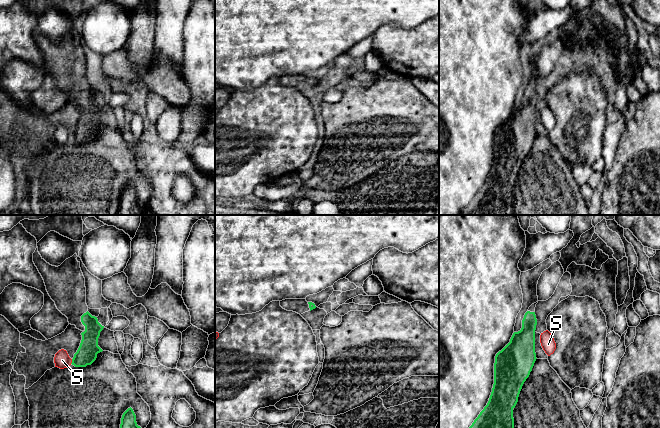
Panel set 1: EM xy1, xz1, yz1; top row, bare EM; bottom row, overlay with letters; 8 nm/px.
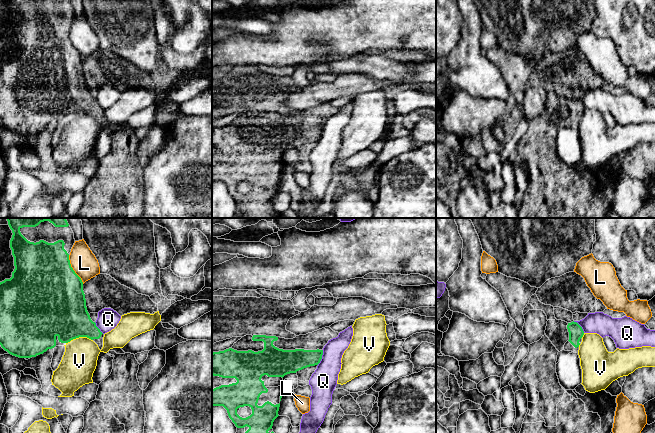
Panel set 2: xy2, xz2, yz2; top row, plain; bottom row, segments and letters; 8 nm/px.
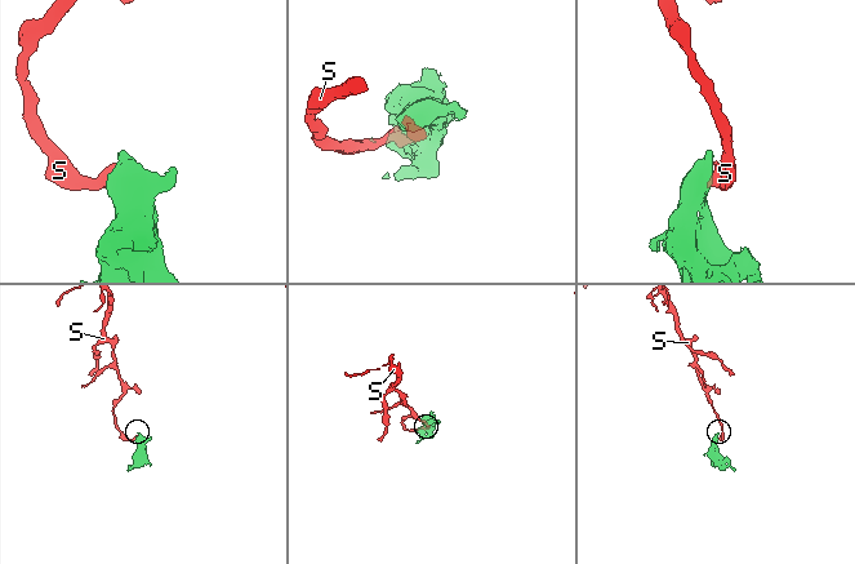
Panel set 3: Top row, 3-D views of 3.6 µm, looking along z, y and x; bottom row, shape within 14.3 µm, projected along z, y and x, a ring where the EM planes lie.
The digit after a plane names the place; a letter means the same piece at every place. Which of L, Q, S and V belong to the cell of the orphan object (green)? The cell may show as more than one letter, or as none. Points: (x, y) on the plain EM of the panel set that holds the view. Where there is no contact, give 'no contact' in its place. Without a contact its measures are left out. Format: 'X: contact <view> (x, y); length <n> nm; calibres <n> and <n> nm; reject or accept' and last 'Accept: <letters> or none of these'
L: contact xy2 (72, 45); length 260 nm; calibres 500 and 200 nm; reject
Q: contact xz2 (321, 133); length 130 nm; calibres 190 and 220 nm; reject
S: contact xy1 (72, 137); length 40 nm; calibres 160 and 130 nm; reject
V: contact xy2 (79, 112); length 220 nm; calibres 400 and 280 nm; reject
Accept: none of these

